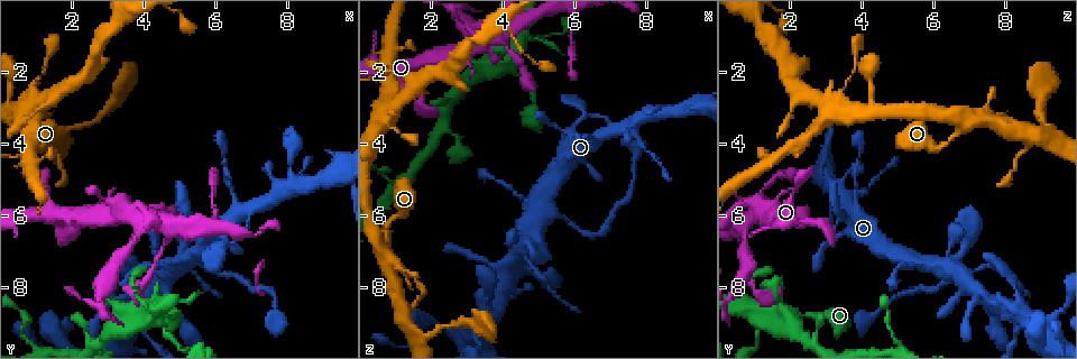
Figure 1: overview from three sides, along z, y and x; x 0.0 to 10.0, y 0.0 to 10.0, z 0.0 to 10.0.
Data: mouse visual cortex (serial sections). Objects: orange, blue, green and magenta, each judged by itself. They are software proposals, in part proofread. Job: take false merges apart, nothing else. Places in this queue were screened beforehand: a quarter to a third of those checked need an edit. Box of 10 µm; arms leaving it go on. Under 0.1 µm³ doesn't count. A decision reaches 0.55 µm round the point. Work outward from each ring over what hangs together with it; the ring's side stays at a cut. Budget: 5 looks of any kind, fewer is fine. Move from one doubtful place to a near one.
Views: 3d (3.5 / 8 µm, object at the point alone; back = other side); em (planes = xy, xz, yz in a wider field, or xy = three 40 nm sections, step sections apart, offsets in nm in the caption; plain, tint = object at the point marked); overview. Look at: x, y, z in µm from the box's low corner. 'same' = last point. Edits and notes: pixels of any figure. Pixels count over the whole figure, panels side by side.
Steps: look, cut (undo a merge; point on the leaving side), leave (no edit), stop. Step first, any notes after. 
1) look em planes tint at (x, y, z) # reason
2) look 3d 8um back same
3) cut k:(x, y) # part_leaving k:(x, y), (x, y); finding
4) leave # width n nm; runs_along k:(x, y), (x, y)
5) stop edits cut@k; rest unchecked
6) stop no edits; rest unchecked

look 3d 3.5um at (4.00, 8.65, 1.70) # four or more arms meet

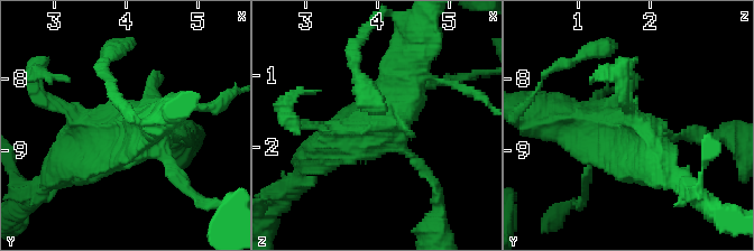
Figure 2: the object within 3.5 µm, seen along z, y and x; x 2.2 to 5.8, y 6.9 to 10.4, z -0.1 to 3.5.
look em xy step 5 tint at (4.05, 8.75, 1.75)

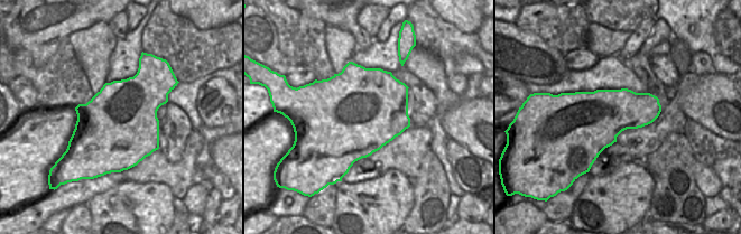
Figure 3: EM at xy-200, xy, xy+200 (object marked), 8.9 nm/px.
leave # width 800 nm; runs_along 2:(432, 179), (380, 128), (319, 154); continuous, no second cell

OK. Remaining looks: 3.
look 3d 3.5um at (3.75, 5.90, 1.10) # sudden change in width

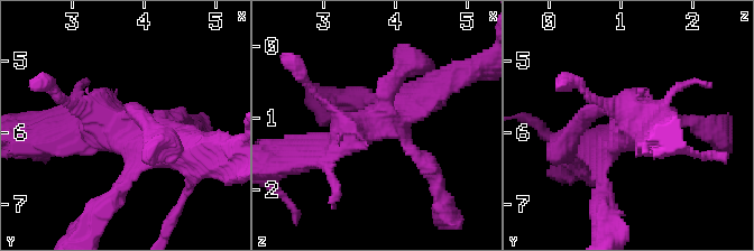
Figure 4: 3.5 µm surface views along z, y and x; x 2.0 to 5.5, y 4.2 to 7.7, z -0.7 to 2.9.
look em xy step 1 tint at (3.75, 5.90, 1.05) # need the tissue

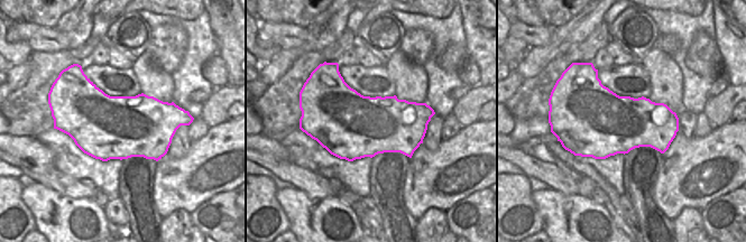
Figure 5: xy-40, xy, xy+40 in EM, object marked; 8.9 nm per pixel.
leave # runs_along 4:(309, 154), (388, 119), (437, 87); all the same cell

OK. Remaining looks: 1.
stop no edits; rest unchecked

